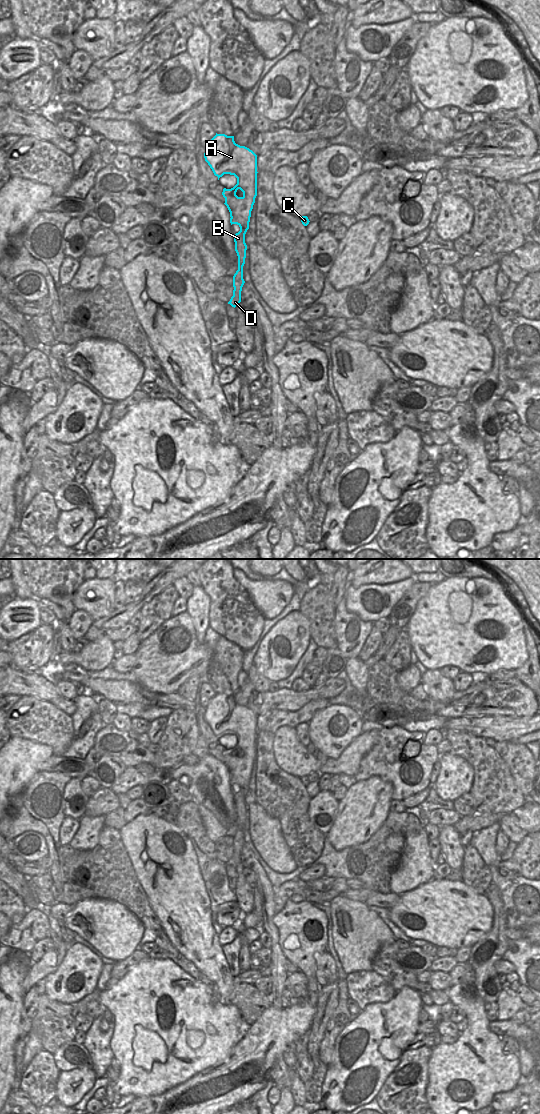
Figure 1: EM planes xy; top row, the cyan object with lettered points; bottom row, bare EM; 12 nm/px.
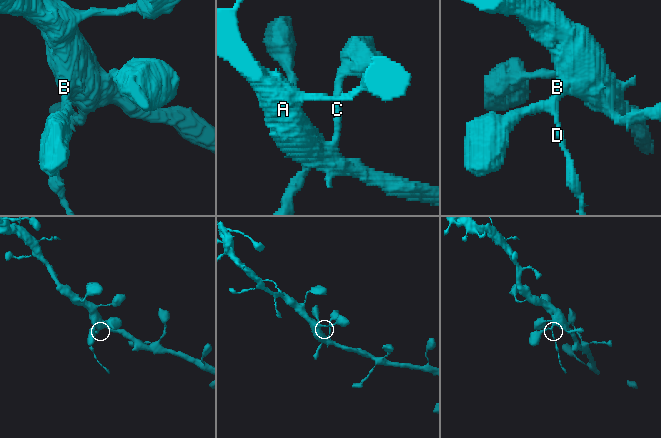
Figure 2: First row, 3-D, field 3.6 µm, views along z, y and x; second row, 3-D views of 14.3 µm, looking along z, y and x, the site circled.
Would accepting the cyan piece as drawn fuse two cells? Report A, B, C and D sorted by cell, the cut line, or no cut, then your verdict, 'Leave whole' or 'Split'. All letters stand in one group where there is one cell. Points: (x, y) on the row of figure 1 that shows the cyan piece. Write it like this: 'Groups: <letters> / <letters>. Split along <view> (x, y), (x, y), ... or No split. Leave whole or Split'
Groups: A B C / D. Split along xy (237, 253), (245, 256). Split.

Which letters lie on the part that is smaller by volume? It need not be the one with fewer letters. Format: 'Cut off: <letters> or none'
Cut off: D

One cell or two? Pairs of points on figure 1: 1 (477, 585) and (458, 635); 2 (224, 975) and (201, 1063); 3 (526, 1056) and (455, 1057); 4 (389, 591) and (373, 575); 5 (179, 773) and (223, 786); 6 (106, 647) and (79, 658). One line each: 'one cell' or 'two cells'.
1: one cell
2: two cells
3: two cells
4: two cells
5: one cell
6: one cell

